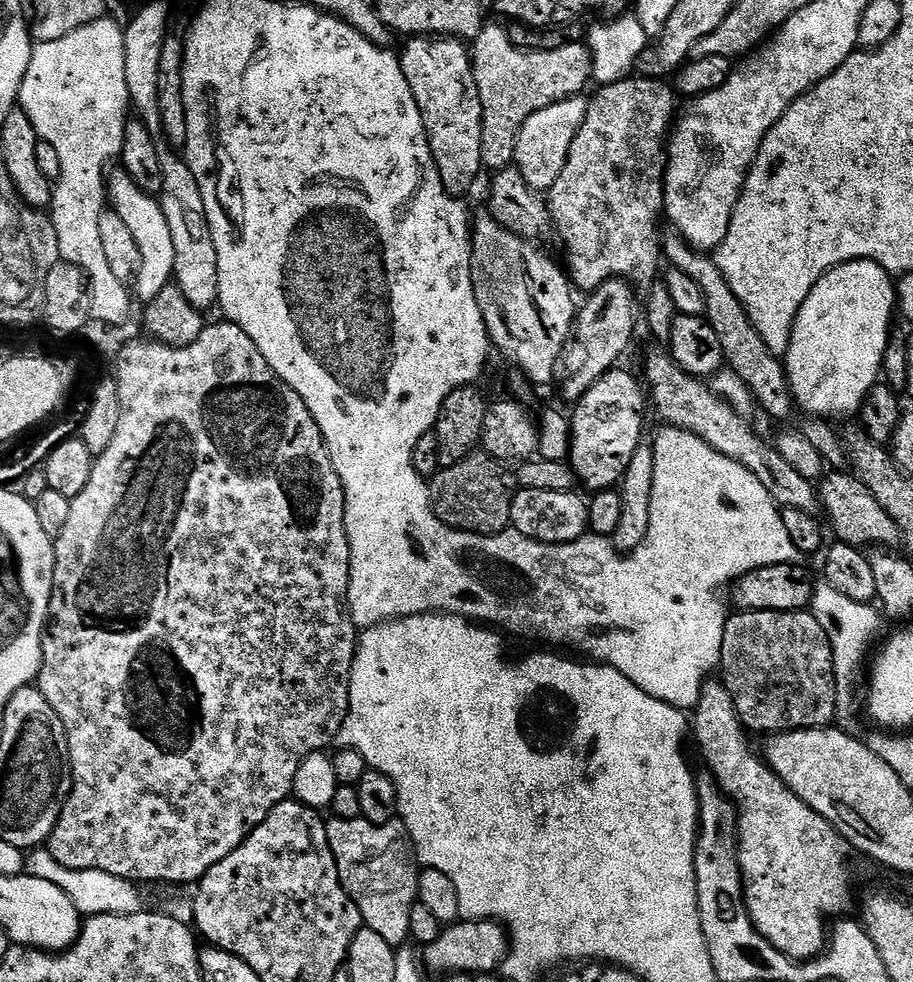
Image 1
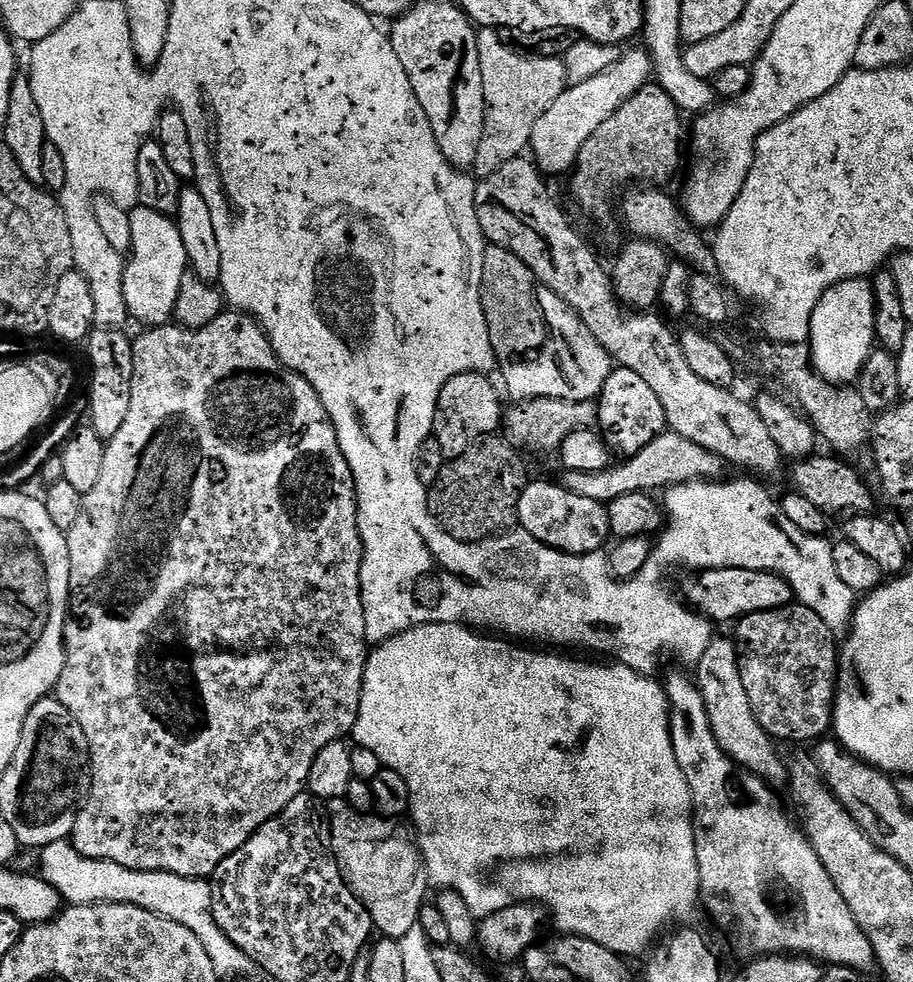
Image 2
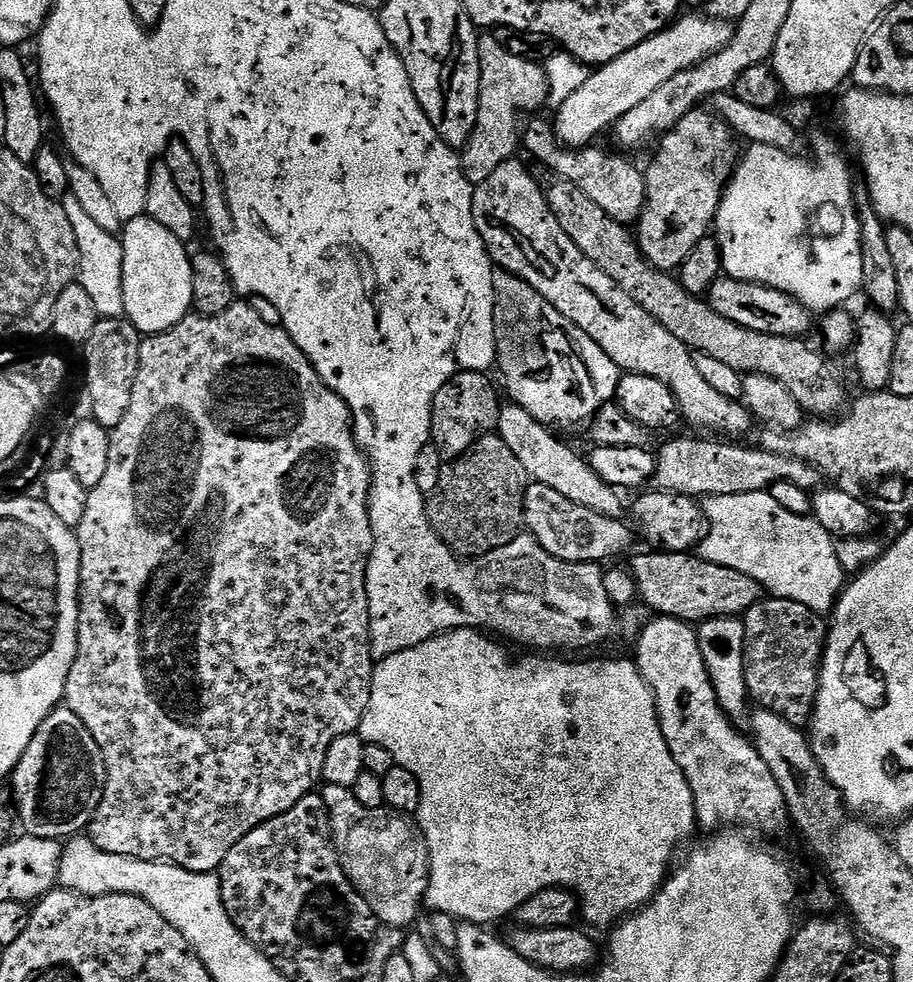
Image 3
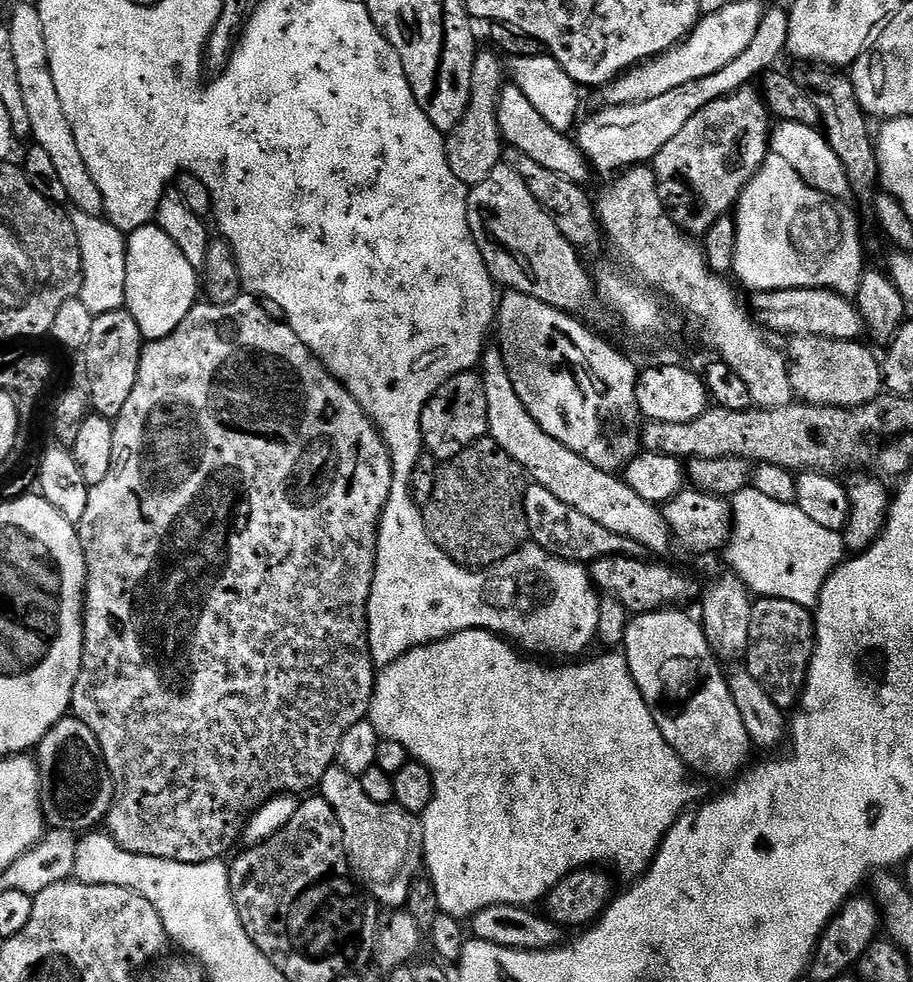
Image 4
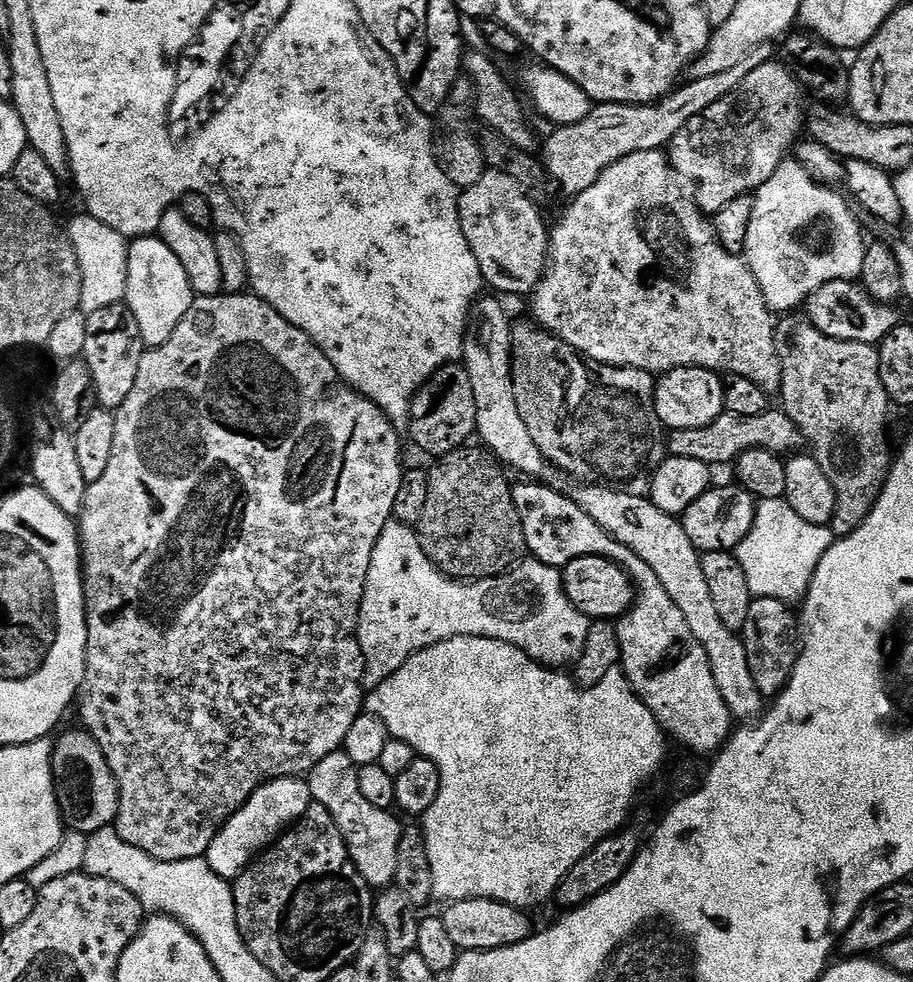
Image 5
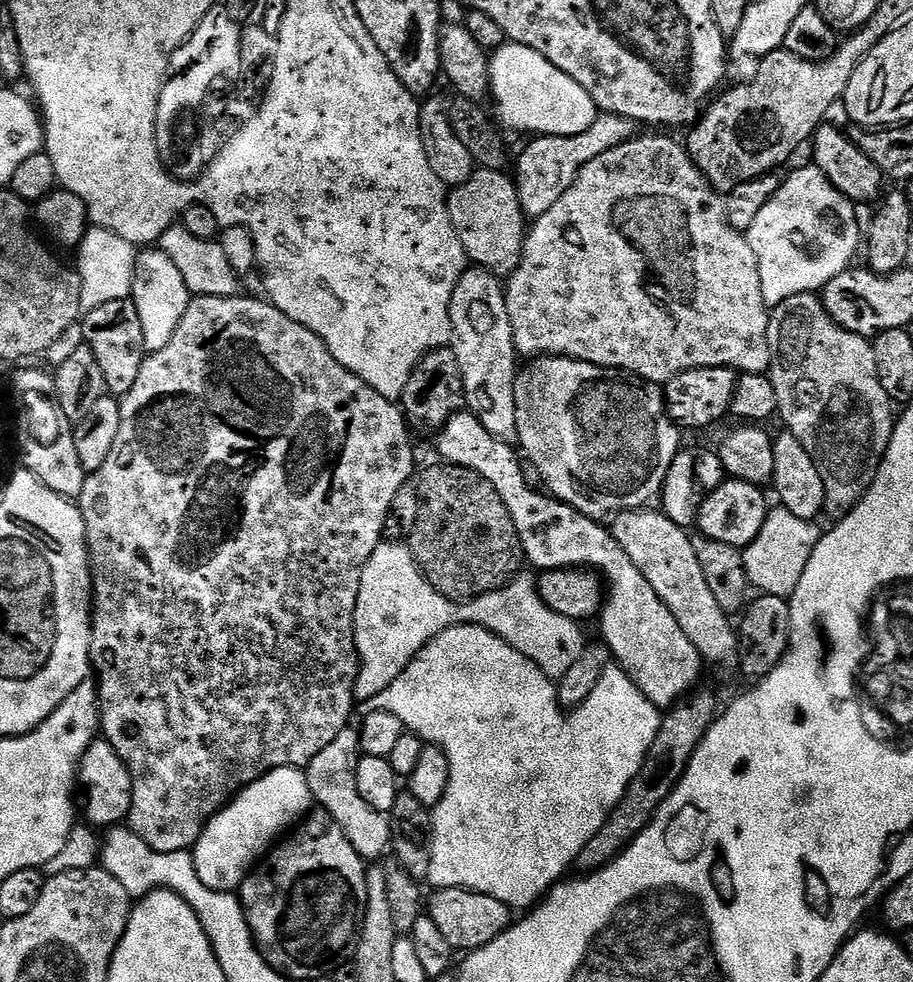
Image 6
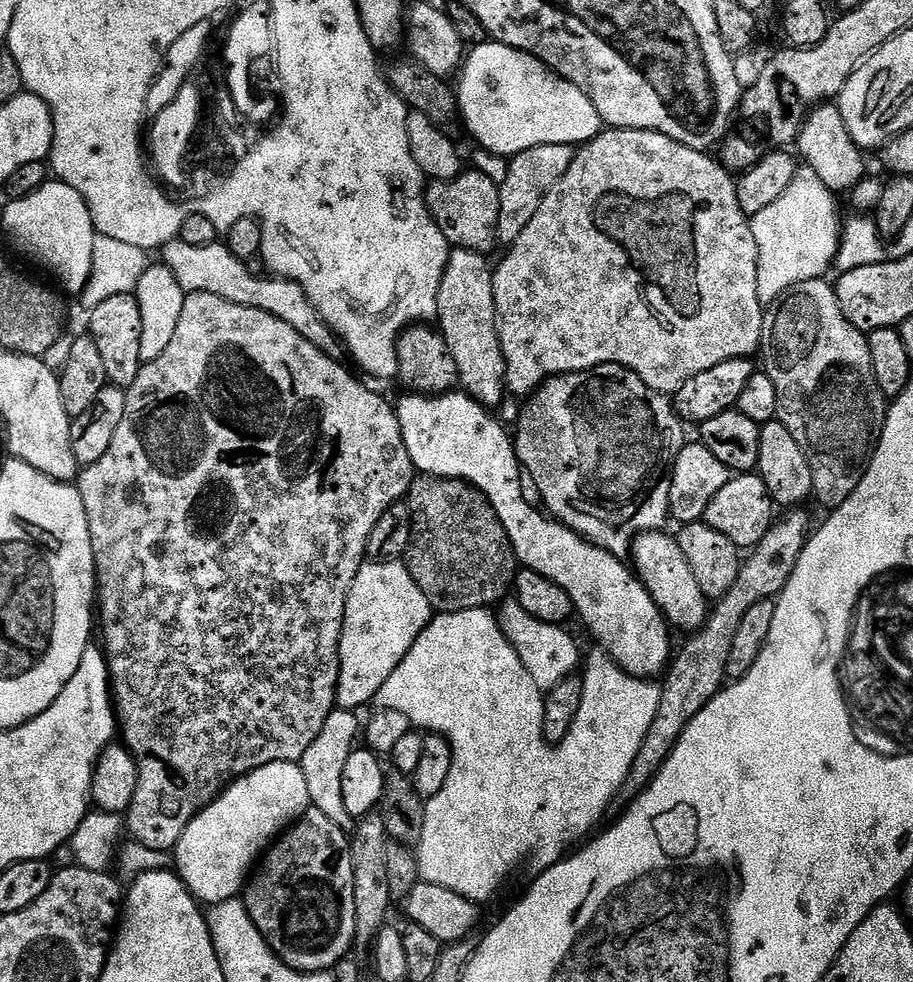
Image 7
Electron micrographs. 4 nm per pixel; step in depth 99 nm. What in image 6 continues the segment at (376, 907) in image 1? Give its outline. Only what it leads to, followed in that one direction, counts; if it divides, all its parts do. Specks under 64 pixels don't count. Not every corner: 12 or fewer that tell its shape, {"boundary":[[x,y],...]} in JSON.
{"boundary":[[349,726],[308,763],[313,801],[363,860],[392,847],[389,817],[358,792]]}

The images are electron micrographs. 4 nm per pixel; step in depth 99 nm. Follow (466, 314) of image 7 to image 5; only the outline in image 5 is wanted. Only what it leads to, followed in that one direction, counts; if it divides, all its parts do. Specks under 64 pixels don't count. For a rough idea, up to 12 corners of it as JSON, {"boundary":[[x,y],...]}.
{"boundary":[[481,295],[464,332],[476,436],[521,477],[555,485],[514,398],[512,326]]}

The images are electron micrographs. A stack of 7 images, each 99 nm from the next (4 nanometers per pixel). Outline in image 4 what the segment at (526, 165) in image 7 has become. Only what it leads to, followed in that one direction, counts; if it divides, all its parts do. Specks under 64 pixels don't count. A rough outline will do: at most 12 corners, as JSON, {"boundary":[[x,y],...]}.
{"boundary":[[769,7],[730,66],[575,129],[595,171],[647,165],[710,102],[775,69],[788,12]]}

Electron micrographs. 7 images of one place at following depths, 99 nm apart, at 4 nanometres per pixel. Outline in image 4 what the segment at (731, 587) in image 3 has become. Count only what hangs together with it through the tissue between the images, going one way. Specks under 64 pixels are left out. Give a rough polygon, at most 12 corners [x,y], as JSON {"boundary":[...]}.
{"boundary":[[629,556],[591,561],[593,585],[630,614],[701,595],[686,573]]}

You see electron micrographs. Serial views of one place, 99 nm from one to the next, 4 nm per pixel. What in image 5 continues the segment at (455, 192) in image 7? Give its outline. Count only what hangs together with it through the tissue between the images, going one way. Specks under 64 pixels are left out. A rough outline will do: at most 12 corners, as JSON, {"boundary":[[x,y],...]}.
{"boundary":[[510,174],[460,194],[462,234],[489,289],[530,294],[549,225]]}

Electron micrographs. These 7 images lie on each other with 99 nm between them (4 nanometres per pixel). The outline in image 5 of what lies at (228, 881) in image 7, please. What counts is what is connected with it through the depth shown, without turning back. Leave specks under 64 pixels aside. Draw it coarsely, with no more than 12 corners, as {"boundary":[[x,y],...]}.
{"boundary":[[307,779],[270,780],[210,842],[235,881],[313,803]]}

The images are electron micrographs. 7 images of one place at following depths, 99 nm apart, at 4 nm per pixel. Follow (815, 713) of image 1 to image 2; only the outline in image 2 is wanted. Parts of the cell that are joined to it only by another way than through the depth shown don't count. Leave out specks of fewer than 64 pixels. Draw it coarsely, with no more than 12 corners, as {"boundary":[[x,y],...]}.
{"boundary":[[804,604],[741,616],[746,702],[773,741],[827,737],[838,640]]}

